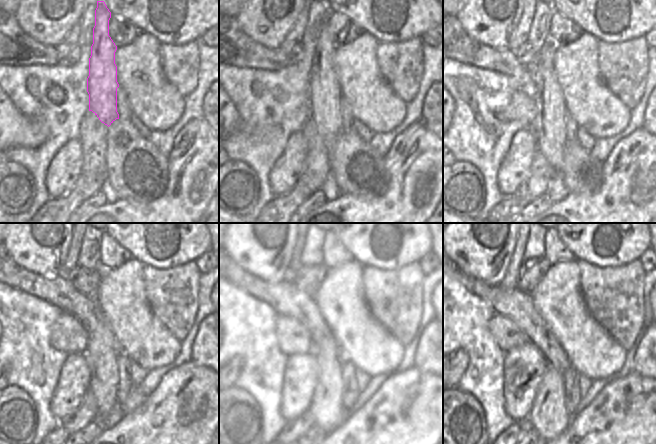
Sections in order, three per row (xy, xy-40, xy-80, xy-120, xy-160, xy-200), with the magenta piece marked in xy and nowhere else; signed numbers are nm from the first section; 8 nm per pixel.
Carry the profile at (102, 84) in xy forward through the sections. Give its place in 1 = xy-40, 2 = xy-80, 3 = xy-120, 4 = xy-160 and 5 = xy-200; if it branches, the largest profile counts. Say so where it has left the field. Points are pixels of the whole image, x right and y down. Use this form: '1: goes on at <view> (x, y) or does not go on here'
1: goes on at xy-40 (324, 90)
2: goes on at xy-80 (550, 125)
3: goes on at xy-120 (102, 352)
4: goes on at xy-160 (326, 409)
5: goes on at xy-200 (549, 417)

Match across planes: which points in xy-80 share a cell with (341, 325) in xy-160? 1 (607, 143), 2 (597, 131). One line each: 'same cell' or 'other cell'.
1: other cell
2: same cell

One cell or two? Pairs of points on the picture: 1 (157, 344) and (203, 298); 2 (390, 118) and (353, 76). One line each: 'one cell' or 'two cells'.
1: two cells
2: one cell

